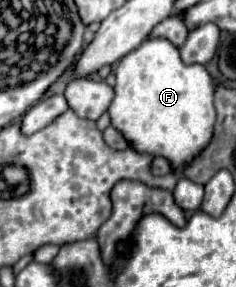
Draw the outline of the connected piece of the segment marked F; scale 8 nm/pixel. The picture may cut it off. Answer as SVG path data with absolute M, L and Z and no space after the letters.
M144 40L116 66L114 100L108 114L112 126L126 136L134 152L164 156L172 170L182 170L182 164L194 160L214 136L214 90L208 70L200 64L186 66L174 44L168 40Z

